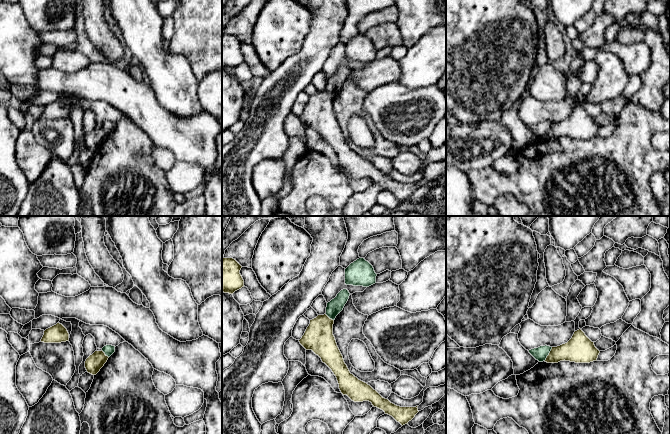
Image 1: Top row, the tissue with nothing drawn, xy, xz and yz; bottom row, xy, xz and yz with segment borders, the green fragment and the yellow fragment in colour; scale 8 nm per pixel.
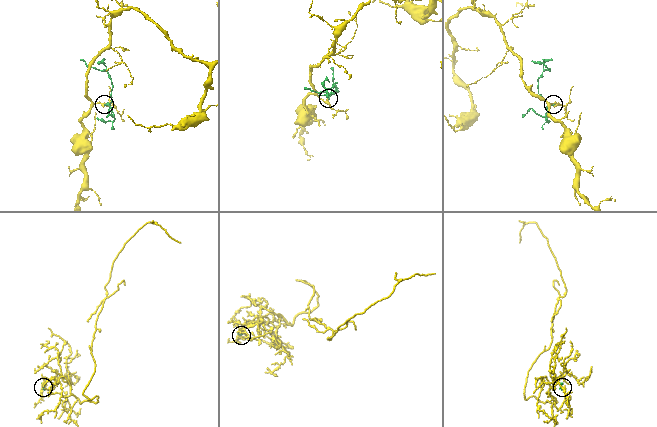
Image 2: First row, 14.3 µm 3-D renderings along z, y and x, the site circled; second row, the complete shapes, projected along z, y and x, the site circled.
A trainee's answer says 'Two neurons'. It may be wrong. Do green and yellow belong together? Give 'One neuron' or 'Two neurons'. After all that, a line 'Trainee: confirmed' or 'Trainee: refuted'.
Two neurons
Trainee: confirmed

